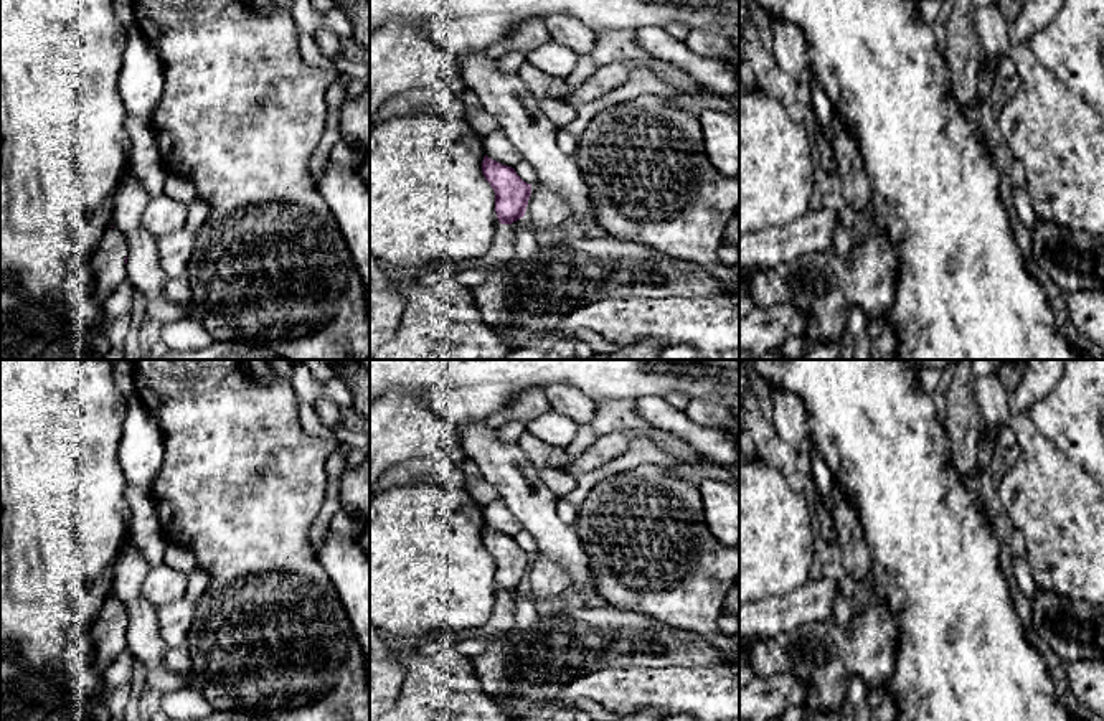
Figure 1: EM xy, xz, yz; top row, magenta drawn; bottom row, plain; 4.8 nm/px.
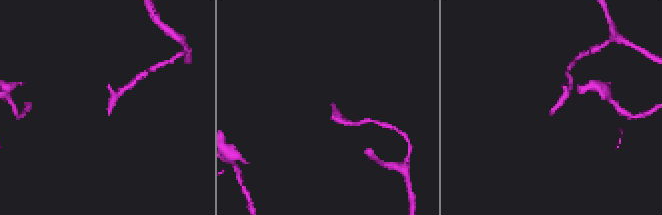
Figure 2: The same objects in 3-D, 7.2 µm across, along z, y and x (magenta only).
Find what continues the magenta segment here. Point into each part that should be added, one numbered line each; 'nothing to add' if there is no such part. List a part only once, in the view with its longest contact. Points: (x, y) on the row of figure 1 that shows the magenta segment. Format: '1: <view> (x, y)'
1: xy (108, 263)

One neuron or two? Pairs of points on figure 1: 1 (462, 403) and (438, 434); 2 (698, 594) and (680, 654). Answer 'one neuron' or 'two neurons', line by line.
1: two neurons
2: two neurons

